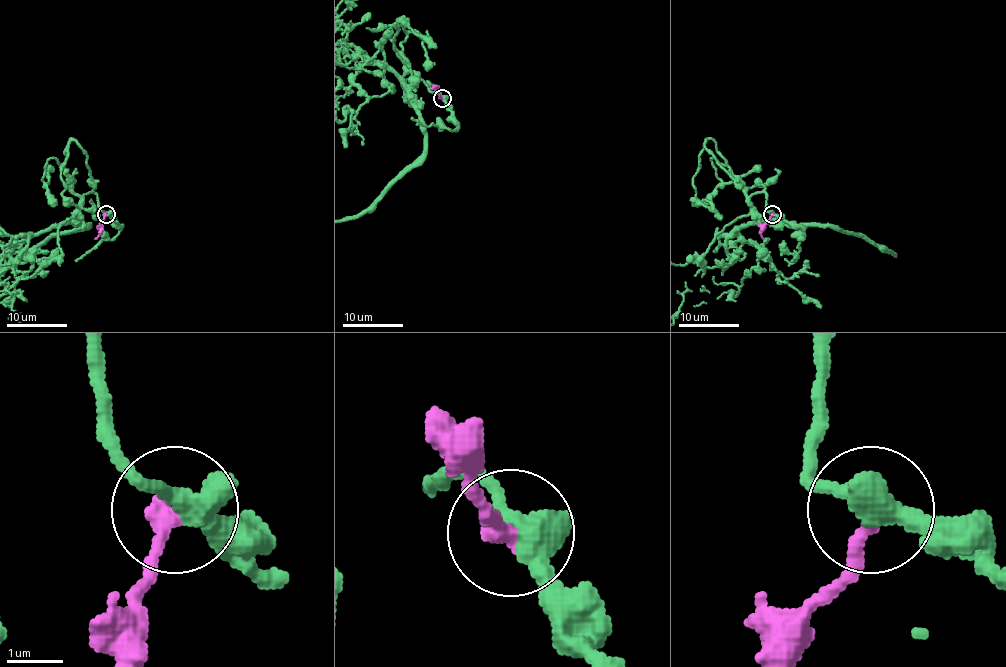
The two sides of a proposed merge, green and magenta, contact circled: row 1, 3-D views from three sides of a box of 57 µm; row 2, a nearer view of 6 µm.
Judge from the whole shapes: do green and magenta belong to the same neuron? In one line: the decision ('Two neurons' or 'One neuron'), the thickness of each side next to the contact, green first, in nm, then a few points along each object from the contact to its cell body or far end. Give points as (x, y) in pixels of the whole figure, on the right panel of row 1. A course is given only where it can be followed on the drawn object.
Two neurons. Thickness 460 nm (green) against 320 nm. Course of magenta: (772, 214), (761, 232), (763, 238)

